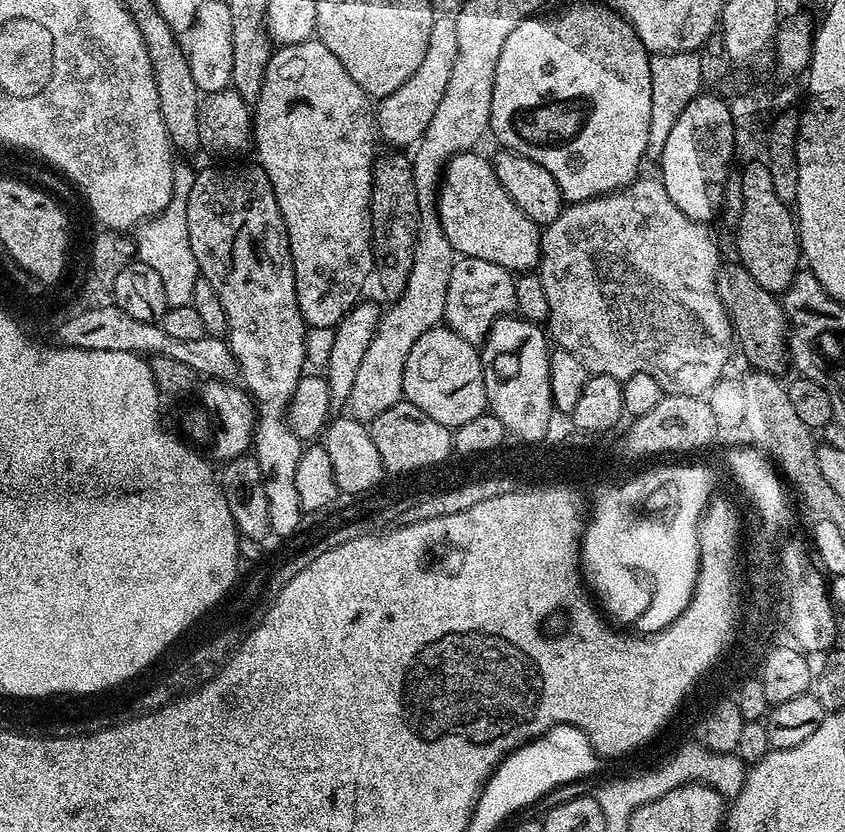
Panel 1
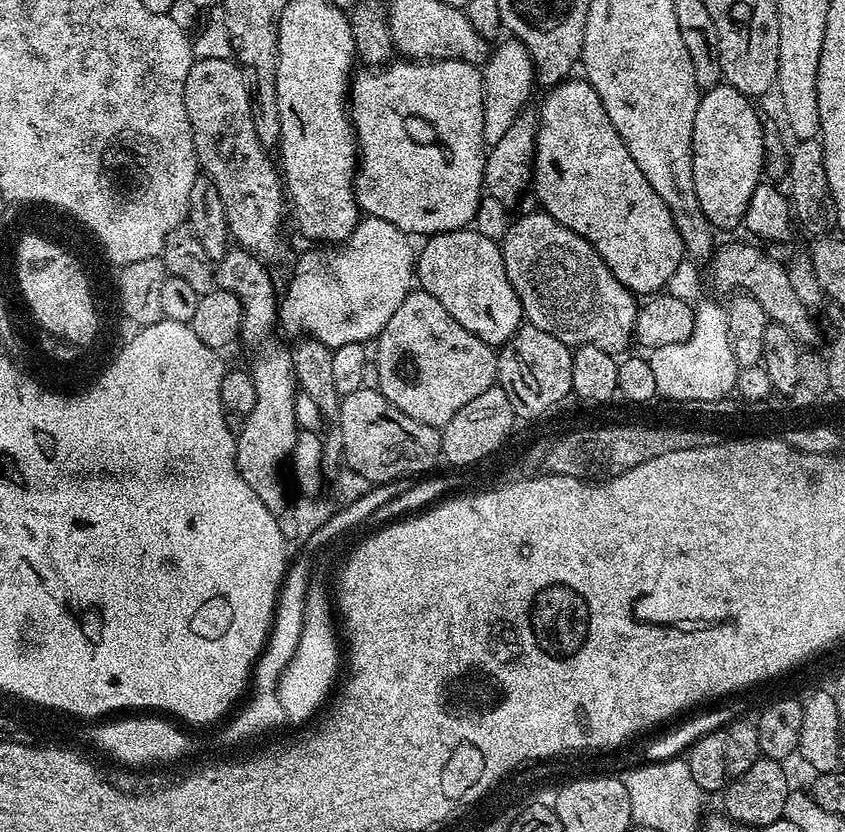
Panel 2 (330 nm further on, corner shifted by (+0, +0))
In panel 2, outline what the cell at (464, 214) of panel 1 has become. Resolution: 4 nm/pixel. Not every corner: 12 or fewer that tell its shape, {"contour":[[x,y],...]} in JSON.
{"contour":[[484,77],[350,80],[356,204],[409,237],[473,223]]}

